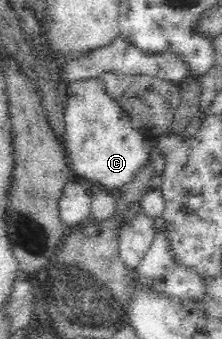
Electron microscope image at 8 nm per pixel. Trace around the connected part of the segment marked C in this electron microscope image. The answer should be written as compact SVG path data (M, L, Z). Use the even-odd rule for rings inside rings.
M97 78L75 80L70 97L65 100L64 122L63 143L68 152L69 166L77 174L83 176L87 182L105 188L109 192L119 189L122 185L127 185L143 169L151 154L153 155L151 139L132 126L125 110L121 108L118 102L103 92Z

